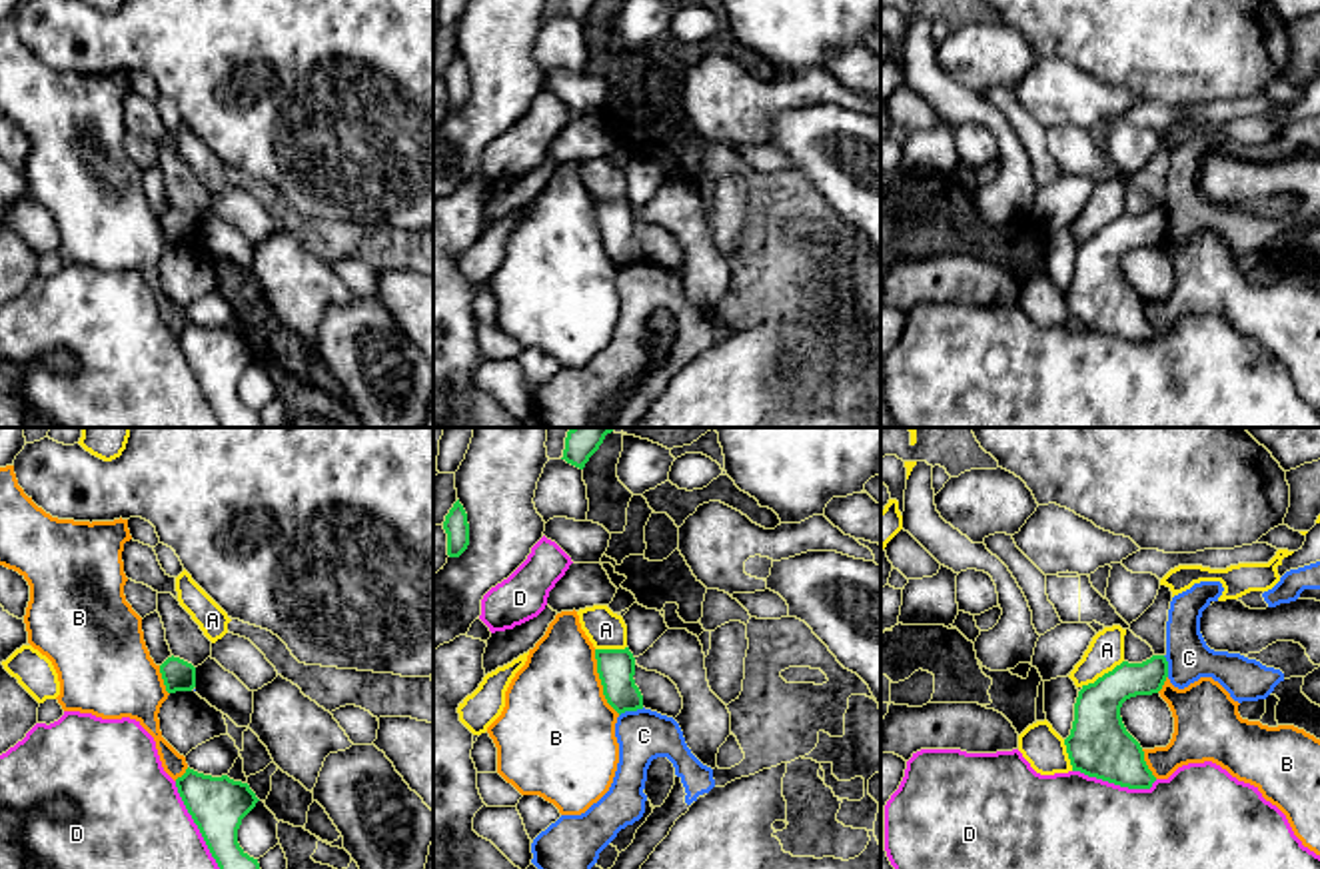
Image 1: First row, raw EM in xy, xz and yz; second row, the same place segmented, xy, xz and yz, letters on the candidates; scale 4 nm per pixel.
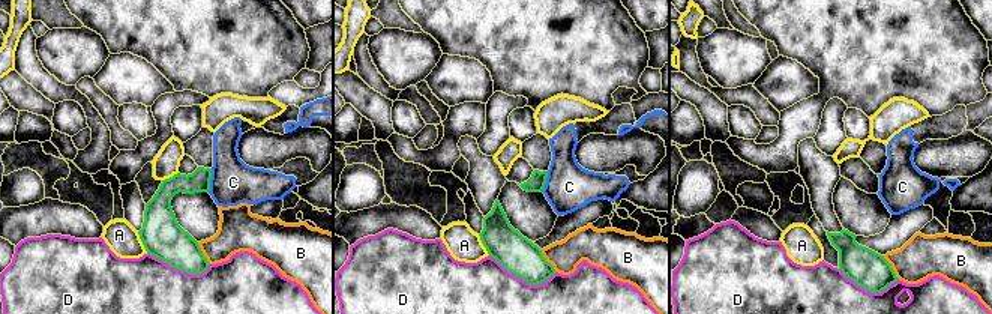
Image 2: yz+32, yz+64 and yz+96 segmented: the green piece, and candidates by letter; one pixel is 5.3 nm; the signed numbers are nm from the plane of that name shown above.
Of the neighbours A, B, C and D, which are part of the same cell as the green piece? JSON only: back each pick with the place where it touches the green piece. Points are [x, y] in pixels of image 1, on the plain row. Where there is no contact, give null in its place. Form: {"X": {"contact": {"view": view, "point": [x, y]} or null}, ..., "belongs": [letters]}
{"belongs": []}

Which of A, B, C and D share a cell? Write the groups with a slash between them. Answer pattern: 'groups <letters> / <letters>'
groups A / B / C / D

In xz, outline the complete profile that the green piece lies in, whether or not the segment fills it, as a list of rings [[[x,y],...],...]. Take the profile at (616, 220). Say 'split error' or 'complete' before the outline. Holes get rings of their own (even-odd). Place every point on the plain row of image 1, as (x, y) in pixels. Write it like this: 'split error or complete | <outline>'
complete | [[[595,202],[597,226],[607,256],[621,268],[643,262],[643,248],[635,238],[635,210],[625,202]]]

